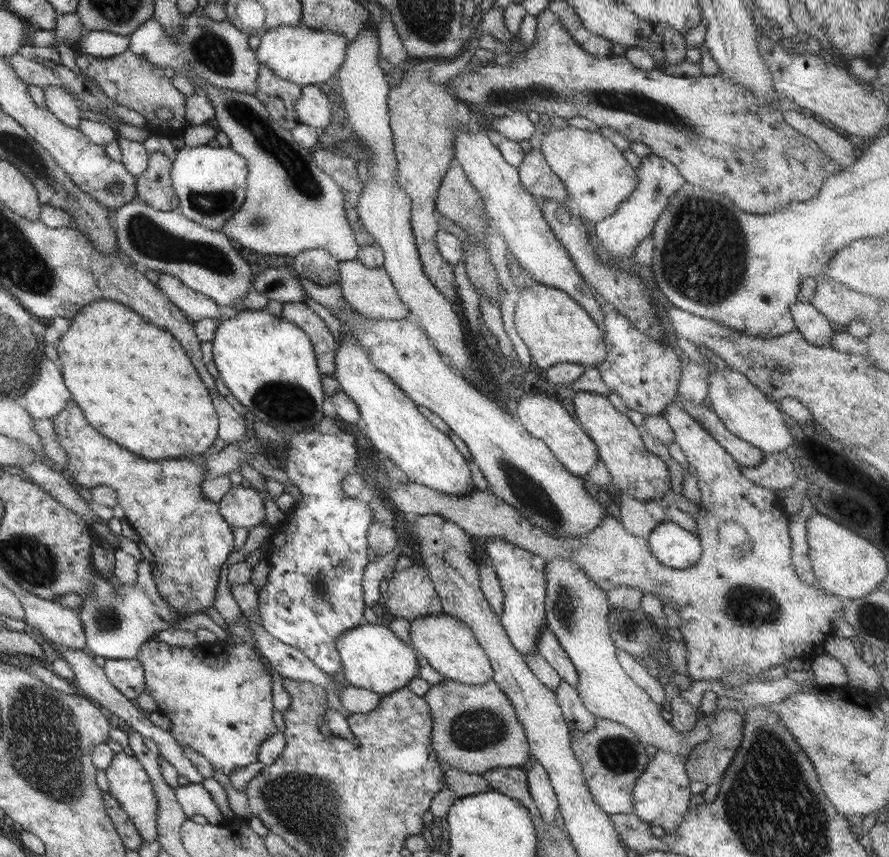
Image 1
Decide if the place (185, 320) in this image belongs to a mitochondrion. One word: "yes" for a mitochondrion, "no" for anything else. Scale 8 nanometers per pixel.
no

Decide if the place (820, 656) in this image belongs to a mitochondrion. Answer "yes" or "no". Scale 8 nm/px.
no

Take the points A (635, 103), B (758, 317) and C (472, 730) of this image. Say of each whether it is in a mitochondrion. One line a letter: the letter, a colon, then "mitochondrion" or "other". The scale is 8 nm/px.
A: mitochondrion
B: other
C: mitochondrion

